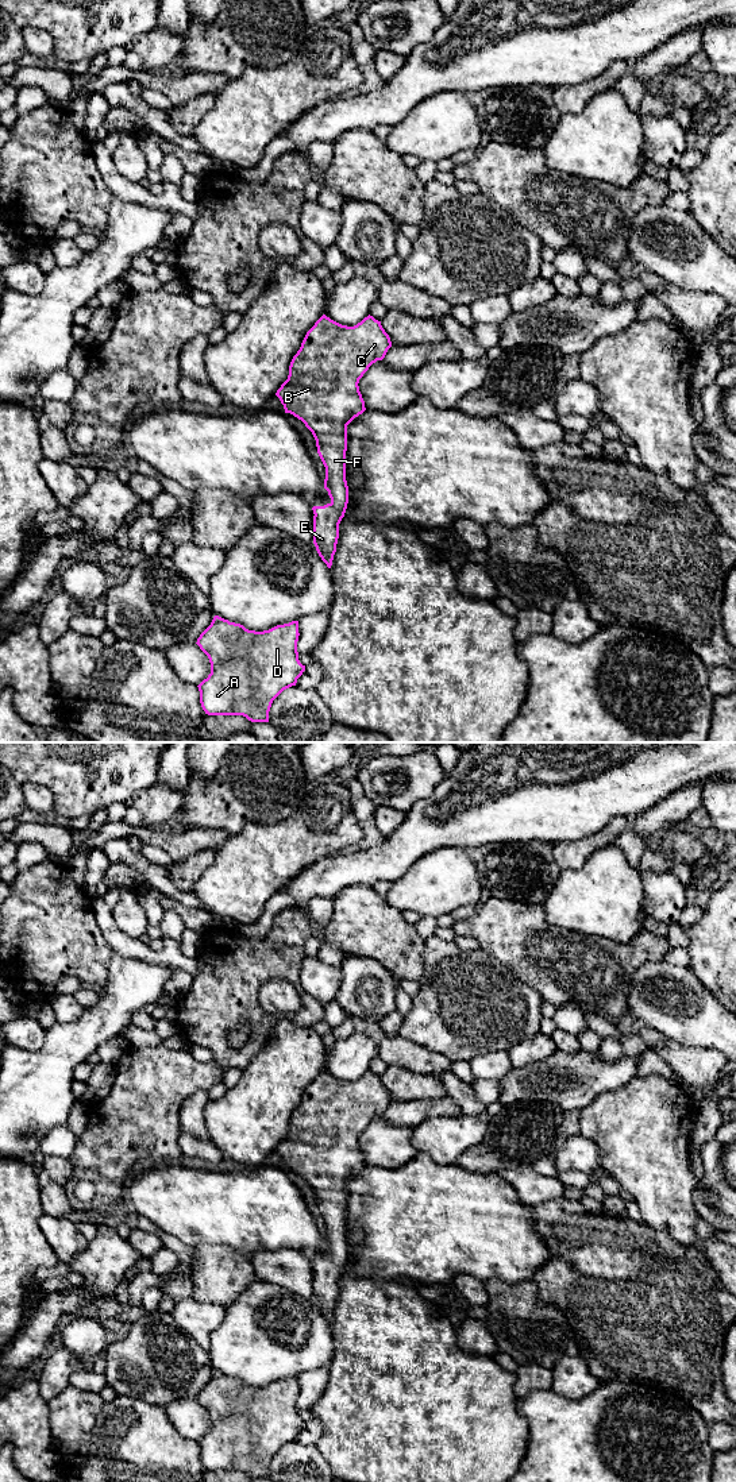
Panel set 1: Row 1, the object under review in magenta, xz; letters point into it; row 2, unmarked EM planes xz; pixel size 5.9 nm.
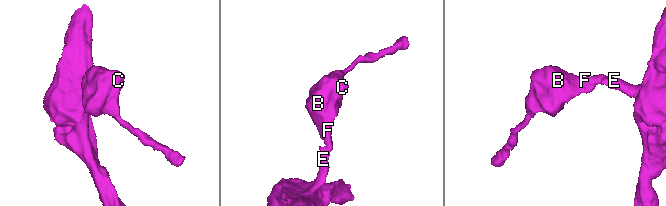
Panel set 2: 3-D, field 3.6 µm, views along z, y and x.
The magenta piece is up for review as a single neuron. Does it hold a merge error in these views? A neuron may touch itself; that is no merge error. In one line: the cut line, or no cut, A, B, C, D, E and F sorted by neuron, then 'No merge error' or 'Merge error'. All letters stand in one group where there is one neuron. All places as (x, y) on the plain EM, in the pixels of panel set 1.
No split. Groups: A B C D E F. No merge error

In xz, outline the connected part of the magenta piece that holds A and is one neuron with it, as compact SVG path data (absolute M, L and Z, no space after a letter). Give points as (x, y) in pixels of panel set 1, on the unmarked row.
M215 1371L196 1398L211 1419L211 1429L197 1442L205 1470L243 1471L251 1478L269 1478L273 1456L296 1442L305 1427L298 1416L298 1392L298 1377L255 1388Z

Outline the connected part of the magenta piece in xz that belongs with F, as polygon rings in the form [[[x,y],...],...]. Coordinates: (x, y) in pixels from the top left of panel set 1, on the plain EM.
[[[323,1070],[307,1088],[300,1105],[290,1118],[288,1135],[275,1149],[285,1169],[301,1176],[312,1188],[317,1209],[325,1223],[324,1244],[328,1247],[331,1258],[324,1262],[313,1262],[312,1266],[315,1270],[313,1300],[328,1324],[332,1321],[339,1280],[348,1259],[347,1181],[366,1166],[358,1139],[373,1119],[385,1114],[390,1103],[390,1093],[381,1077],[370,1070],[354,1082],[342,1081]]]

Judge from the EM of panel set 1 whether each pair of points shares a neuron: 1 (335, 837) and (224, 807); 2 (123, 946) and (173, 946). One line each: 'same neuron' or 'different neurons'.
1: different neurons
2: same neuron

